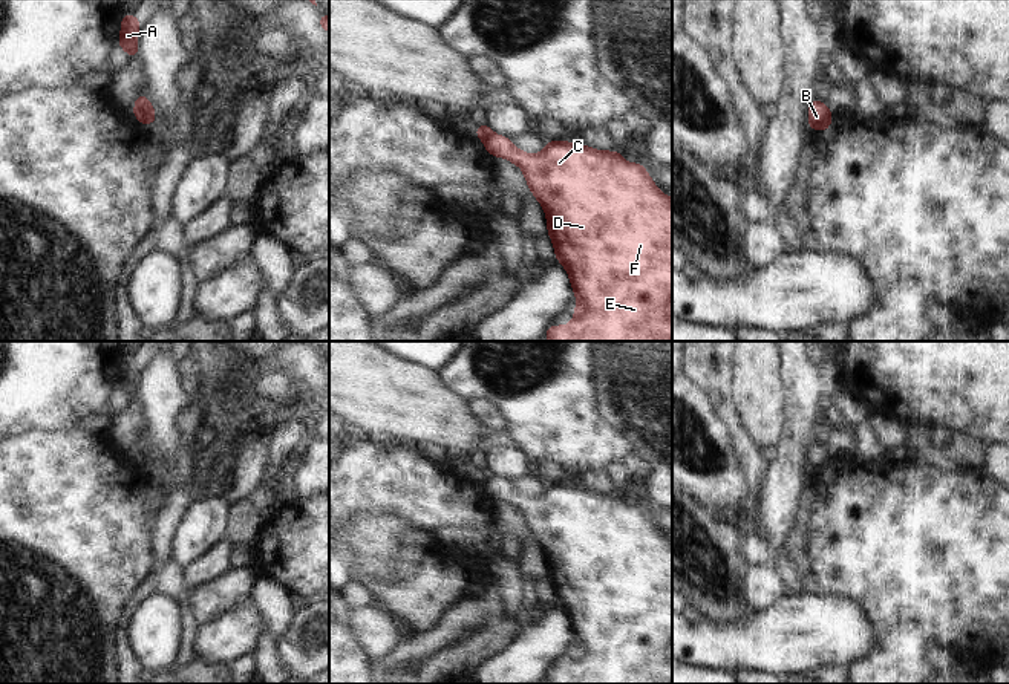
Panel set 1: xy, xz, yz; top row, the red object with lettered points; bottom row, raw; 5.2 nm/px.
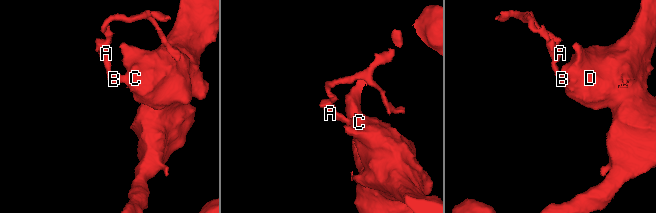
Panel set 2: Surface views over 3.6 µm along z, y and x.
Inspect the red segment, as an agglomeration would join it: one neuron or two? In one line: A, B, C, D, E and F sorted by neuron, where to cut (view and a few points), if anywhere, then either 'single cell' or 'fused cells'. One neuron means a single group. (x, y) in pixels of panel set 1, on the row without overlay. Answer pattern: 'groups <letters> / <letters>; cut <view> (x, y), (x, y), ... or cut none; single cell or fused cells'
groups A / B C D E F; cut xz (493, 476), (484, 482); fused cells

